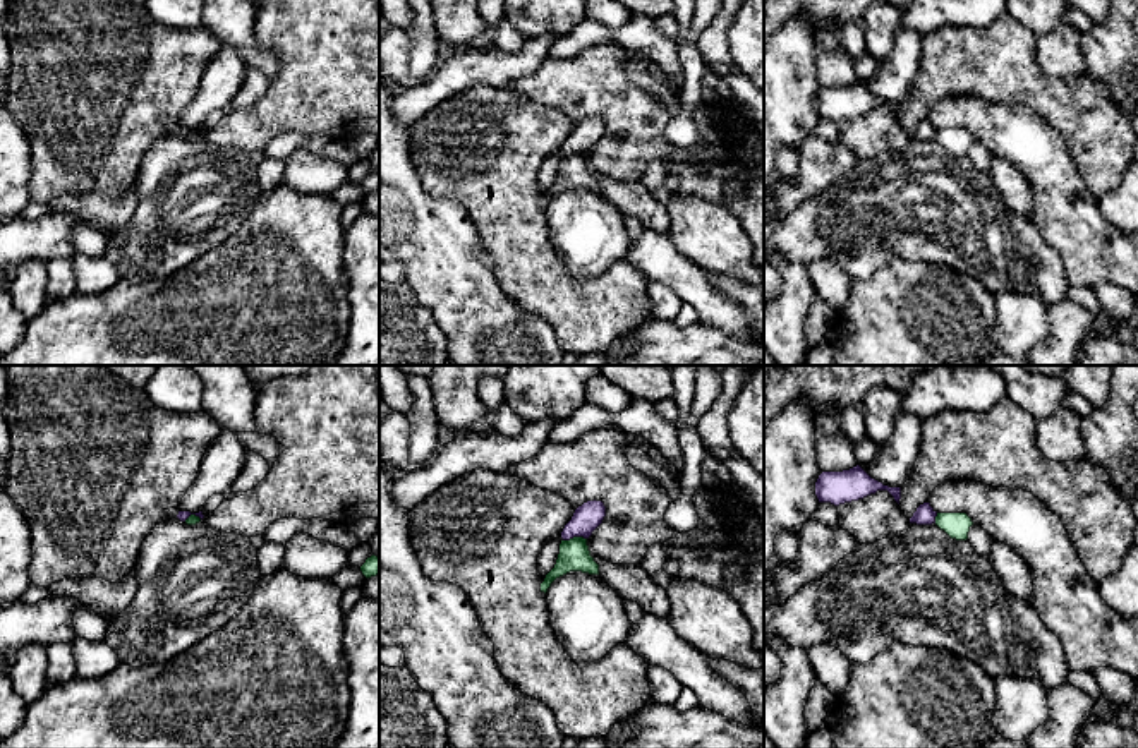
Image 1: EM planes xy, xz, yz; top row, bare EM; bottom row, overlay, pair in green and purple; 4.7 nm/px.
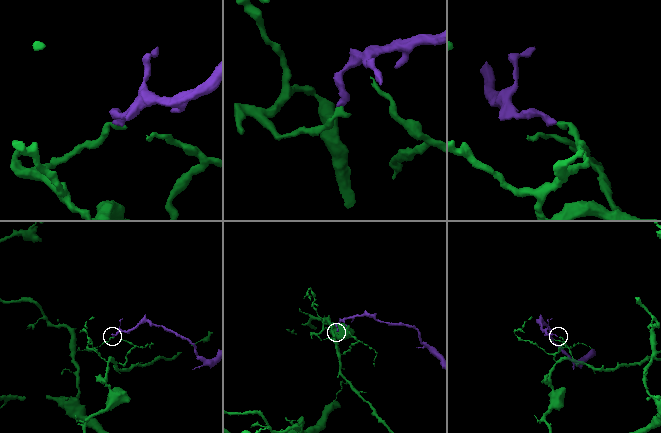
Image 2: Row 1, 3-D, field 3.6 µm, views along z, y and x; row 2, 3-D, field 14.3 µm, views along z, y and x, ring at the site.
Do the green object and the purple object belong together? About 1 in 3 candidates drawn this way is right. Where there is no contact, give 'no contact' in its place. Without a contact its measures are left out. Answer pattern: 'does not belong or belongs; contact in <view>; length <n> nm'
does not belong; contact in xz; length 110 nm

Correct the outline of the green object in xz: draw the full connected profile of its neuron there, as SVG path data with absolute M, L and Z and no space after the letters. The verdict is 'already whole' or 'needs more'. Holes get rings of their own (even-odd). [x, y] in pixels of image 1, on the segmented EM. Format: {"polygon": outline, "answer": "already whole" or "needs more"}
{"polygon": "M573 537L570 540L561 540L556 564L546 575L544 582L541 583L541 592L546 594L556 578L570 571L599 575L599 564L590 556L587 539L584 537Z", "answer": "already whole"}

